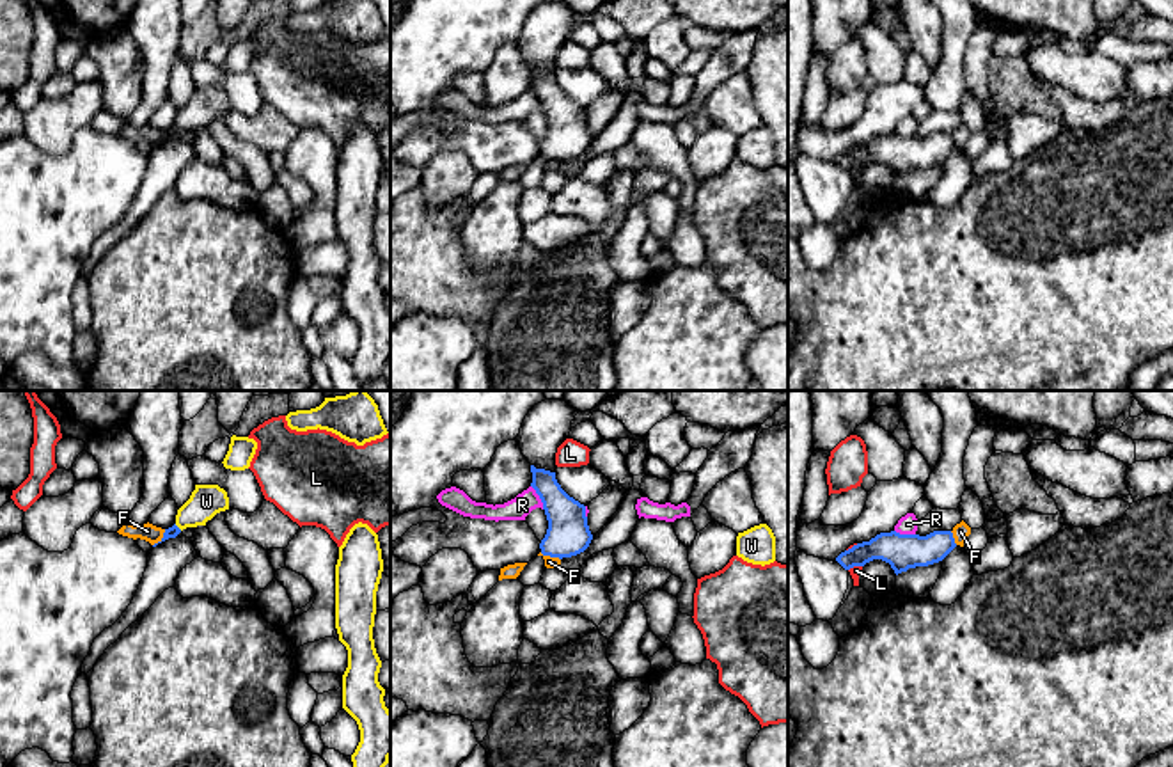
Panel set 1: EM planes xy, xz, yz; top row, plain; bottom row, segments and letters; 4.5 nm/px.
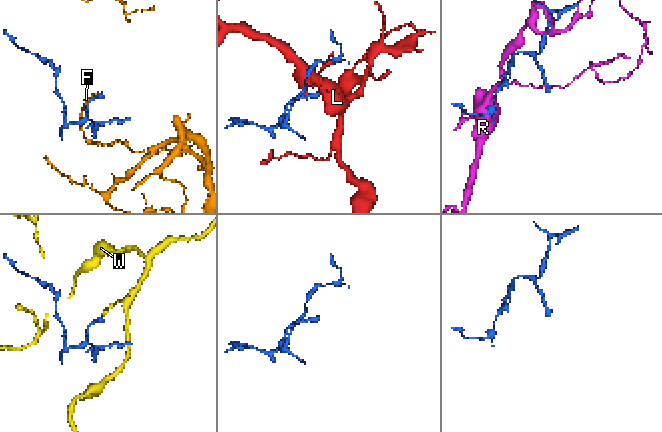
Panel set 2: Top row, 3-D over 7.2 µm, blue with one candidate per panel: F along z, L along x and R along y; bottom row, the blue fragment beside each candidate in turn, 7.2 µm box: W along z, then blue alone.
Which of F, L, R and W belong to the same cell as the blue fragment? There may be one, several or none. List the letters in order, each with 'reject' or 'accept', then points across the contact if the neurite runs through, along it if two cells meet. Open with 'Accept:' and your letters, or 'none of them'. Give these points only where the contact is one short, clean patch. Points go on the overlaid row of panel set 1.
Accept: W
F: reject | along xy (165, 529), (153, 545)
L: reject | along yz (861, 565), (854, 565), (849, 570)
R: reject | along xz (531, 485), (543, 508)
W: accept | across xy (173, 531), (176, 526), (206, 501)

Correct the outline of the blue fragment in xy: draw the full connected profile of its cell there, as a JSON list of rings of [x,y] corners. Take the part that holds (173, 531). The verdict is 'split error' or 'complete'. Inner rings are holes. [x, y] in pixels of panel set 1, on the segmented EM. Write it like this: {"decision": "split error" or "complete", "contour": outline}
{"decision": "split error", "contour": [[[195,485],[190,499],[177,510],[176,524],[165,529],[161,542],[176,538],[186,527],[206,526],[216,513],[229,510],[229,497],[218,485]]]}

